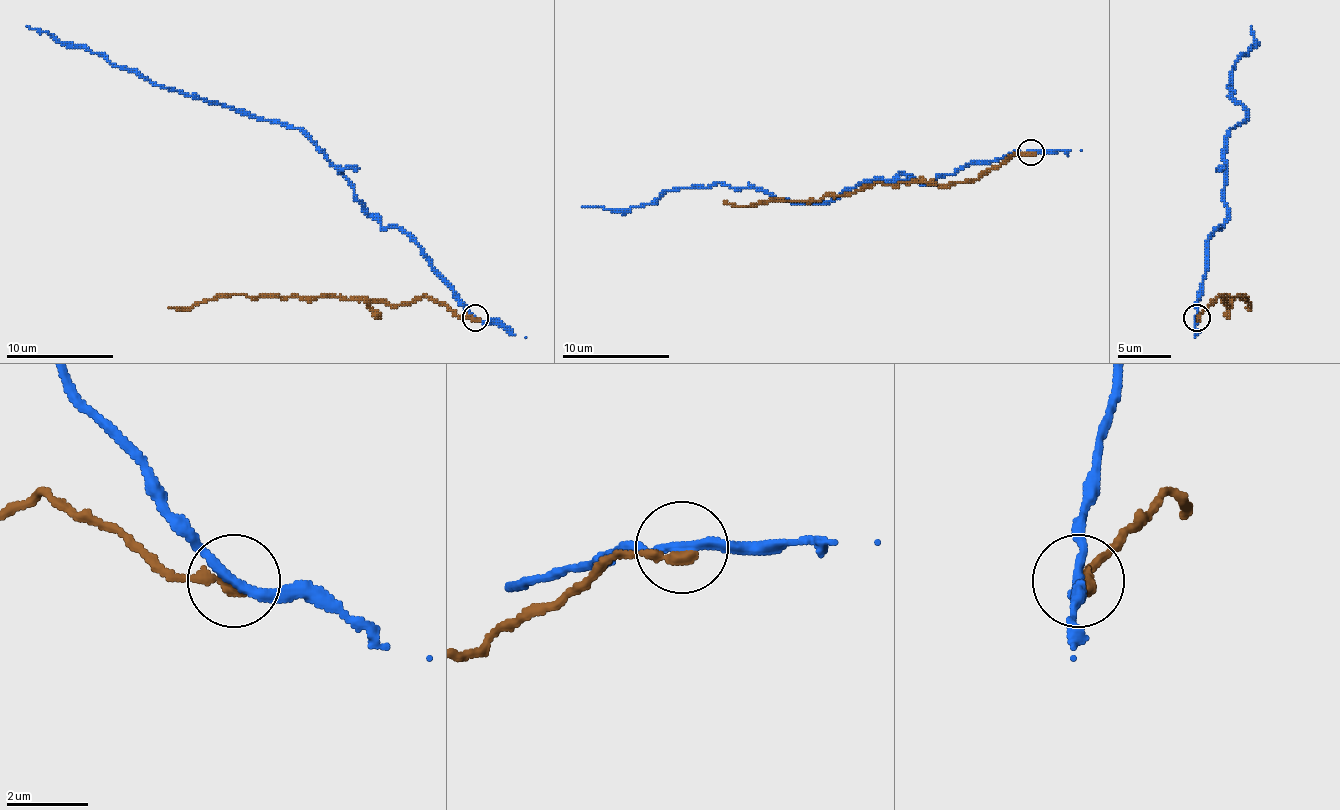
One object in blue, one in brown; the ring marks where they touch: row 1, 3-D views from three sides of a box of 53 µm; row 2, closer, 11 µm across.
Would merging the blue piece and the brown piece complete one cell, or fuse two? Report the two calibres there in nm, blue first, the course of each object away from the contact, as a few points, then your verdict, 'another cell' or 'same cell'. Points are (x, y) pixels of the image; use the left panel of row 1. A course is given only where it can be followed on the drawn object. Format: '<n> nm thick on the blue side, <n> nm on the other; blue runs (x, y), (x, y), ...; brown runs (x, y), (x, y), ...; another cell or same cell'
240 nm thick on the blue side, 320 nm on the other; blue runs (474, 318), (415, 243), (397, 227), (383, 227), (354, 184), (297, 128), (158, 85), (26, 26); brown runs (474, 318), (458, 318), (445, 305), (423, 297), (399, 305), (319, 297), (217, 294), (190, 308), (169, 308); another cell

